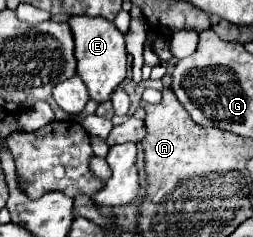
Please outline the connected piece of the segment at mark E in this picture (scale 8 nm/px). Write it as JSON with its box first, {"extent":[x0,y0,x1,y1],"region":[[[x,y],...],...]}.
{"extent":[68,17,126,103],"region":[[[70,17],[68,23],[72,27],[76,41],[76,61],[78,61],[76,73],[86,83],[90,99],[94,99],[96,103],[104,103],[110,99],[114,89],[126,77],[124,35],[114,27],[114,23],[102,17]]]}

